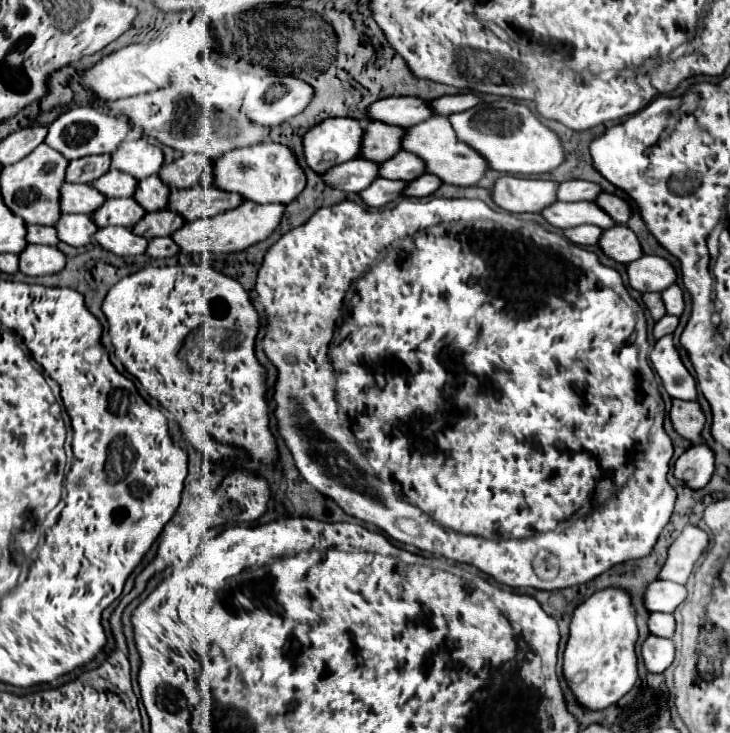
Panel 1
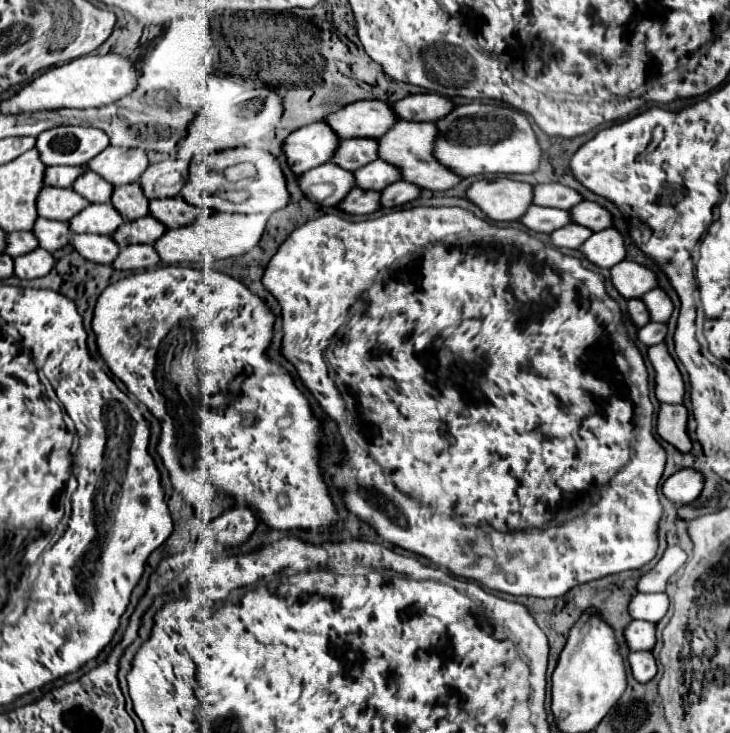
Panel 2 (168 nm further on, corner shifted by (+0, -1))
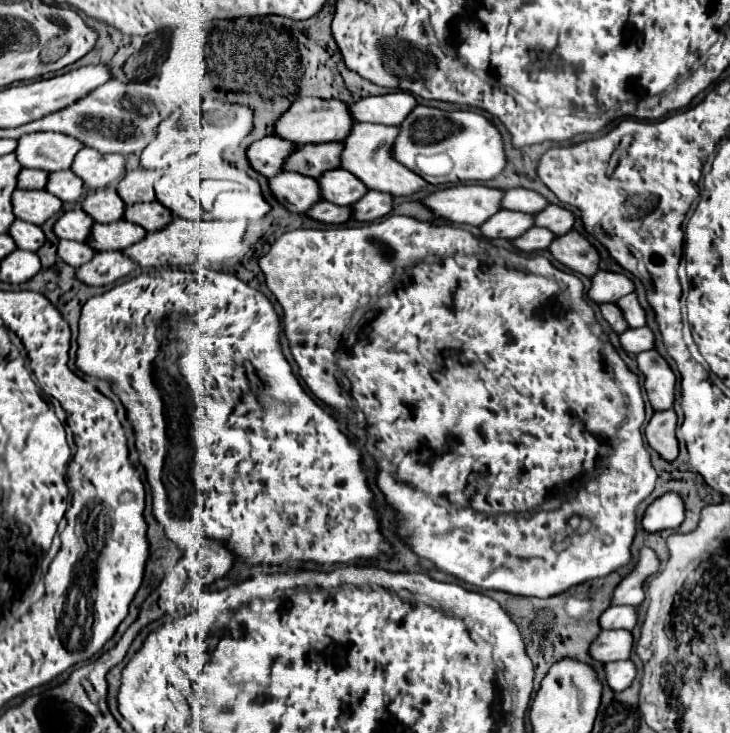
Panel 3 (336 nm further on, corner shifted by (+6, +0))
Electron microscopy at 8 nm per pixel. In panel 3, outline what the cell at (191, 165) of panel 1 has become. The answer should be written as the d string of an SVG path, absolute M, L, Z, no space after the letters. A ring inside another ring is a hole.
M138 168L138 170L126 172L126 176L114 188L126 204L154 202L154 186L158 178L160 178L160 172Z

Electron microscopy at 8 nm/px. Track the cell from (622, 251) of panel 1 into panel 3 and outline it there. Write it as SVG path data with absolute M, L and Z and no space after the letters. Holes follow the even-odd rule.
M576 230L558 236L550 244L550 252L558 262L562 262L574 272L580 272L584 276L594 276L598 272L598 262L600 262L598 250L588 242L584 234Z

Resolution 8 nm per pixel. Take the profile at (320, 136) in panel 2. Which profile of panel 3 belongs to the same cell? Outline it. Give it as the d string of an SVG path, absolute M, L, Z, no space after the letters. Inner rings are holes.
M270 136L270 138L258 140L250 146L248 158L256 172L260 172L268 178L274 178L282 172L282 162L286 162L286 154L292 154L296 148L298 148L298 144L294 144L286 138Z

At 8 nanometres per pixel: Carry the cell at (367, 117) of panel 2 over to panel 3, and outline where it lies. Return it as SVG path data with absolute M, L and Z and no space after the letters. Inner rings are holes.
M298 98L290 110L276 122L276 136L290 138L292 142L310 144L310 142L342 142L354 126L350 118L350 106L342 100L322 100L322 98Z

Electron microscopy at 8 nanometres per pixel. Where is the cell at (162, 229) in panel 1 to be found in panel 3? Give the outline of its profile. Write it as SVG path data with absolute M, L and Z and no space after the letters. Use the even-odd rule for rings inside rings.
M124 218L114 224L94 224L86 242L92 248L96 248L98 252L124 250L124 248L136 244L138 240L142 240L146 234L148 232L142 226L136 226Z

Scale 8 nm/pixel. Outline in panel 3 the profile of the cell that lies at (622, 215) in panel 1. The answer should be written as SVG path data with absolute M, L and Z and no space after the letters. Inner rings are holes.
M550 204L546 210L536 214L536 226L544 226L558 236L570 232L574 228L574 224L576 224L576 216L570 210L566 210L564 206Z

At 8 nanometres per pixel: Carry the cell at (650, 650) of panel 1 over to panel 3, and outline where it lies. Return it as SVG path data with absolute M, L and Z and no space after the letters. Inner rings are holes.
M632 660L610 662L610 664L606 664L606 678L608 678L608 686L614 692L626 690L636 678L636 666Z

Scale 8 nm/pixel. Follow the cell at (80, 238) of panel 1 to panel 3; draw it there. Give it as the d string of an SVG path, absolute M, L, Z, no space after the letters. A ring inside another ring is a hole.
M16 220L12 226L10 226L10 232L8 232L16 246L22 248L22 250L30 250L30 252L38 252L38 248L44 244L46 236L44 236L44 230L36 224L30 224L30 222L20 222Z

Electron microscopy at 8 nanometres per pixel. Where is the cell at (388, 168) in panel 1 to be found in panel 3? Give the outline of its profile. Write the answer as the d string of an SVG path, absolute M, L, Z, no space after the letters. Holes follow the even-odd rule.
M342 168L322 174L318 178L318 184L322 190L322 200L334 202L338 206L352 206L354 202L358 202L358 198L368 192L366 186L362 186L362 182L354 178L354 174Z

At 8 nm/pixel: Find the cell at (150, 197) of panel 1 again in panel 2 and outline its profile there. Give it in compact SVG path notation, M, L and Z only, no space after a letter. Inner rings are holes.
M128 183L122 187L114 187L110 205L126 219L140 219L148 215L148 201L144 201L144 193L140 191L138 183Z

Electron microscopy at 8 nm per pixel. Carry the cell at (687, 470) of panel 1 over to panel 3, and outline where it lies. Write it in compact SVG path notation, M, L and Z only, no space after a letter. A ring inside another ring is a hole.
M666 492L666 496L656 498L644 518L642 518L642 526L648 532L658 532L664 528L678 528L680 522L684 518L684 506L682 506L682 498L678 498L678 494L674 492Z

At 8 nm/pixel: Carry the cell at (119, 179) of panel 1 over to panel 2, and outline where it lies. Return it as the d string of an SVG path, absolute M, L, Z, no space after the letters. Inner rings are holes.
M84 171L74 183L72 189L82 195L84 199L88 199L90 203L108 203L108 195L112 193L112 185L104 183L104 179L100 179L100 175L92 173L92 171Z

